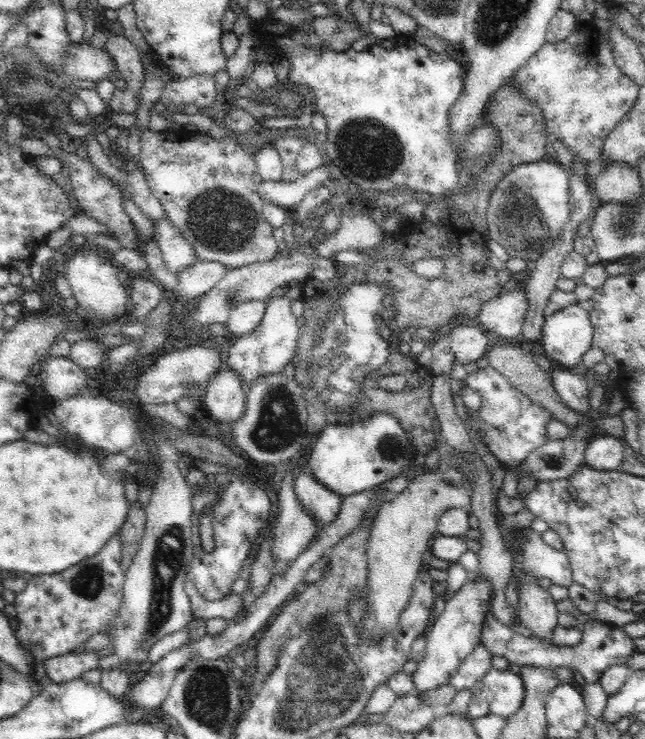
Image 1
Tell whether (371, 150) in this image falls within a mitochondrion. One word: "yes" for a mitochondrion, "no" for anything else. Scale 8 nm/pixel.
yes

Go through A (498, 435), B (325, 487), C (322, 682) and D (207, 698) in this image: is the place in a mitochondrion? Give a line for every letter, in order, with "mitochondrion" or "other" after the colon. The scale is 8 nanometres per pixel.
A: mitochondrion
B: other
C: mitochondrion
D: mitochondrion

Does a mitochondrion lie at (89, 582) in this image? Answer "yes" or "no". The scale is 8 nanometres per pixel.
yes

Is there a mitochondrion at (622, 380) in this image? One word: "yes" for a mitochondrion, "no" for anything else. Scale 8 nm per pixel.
no

